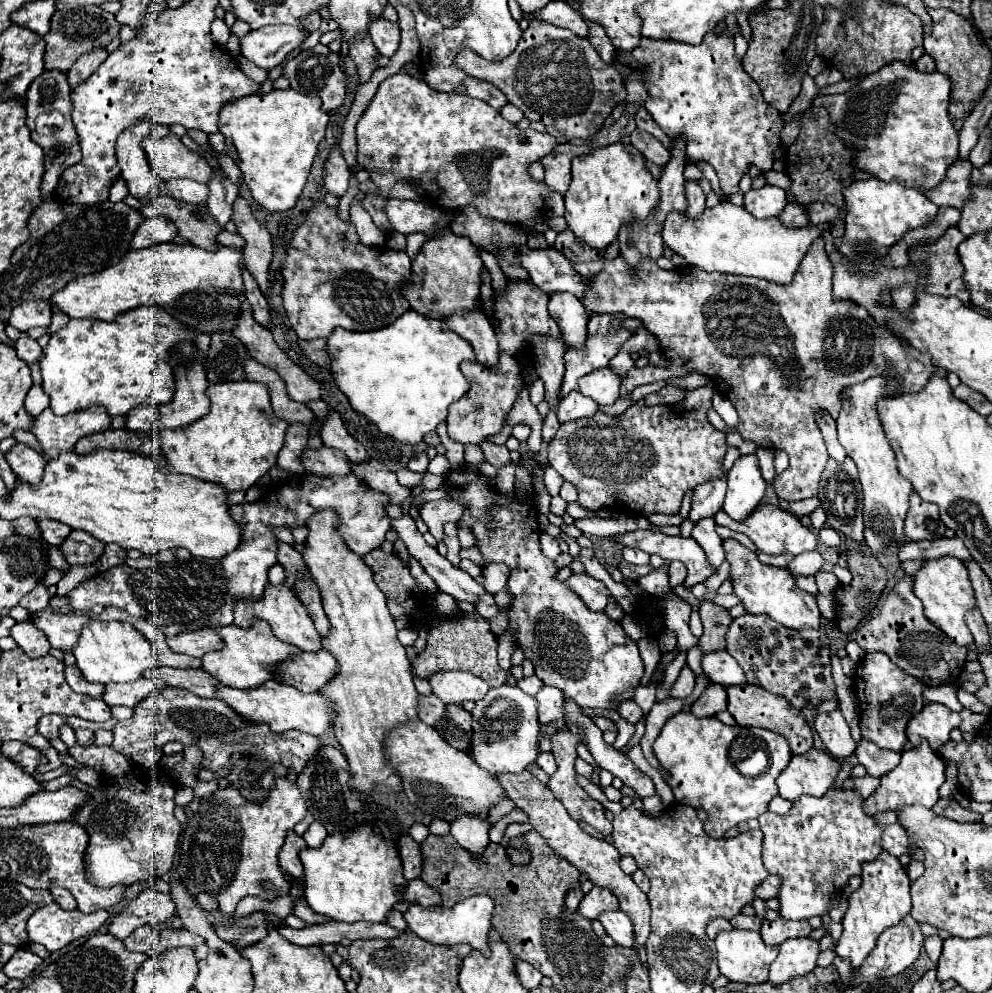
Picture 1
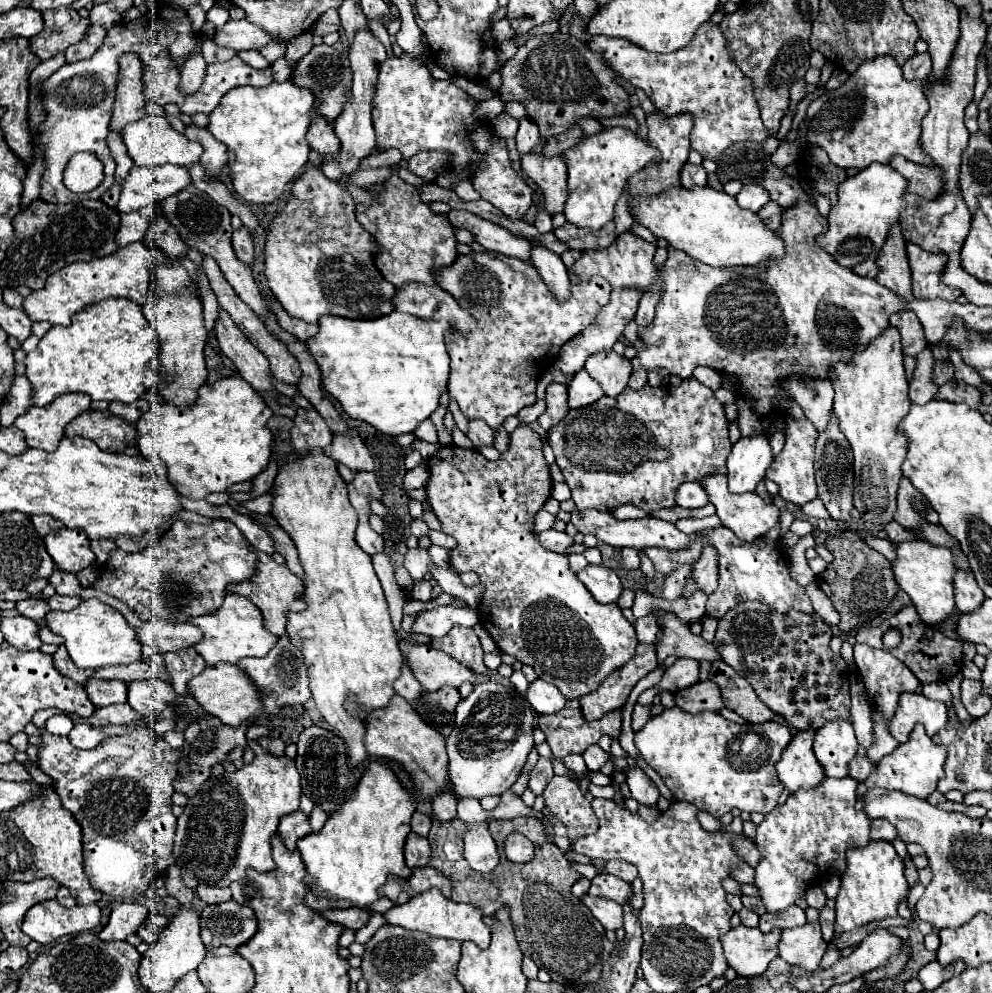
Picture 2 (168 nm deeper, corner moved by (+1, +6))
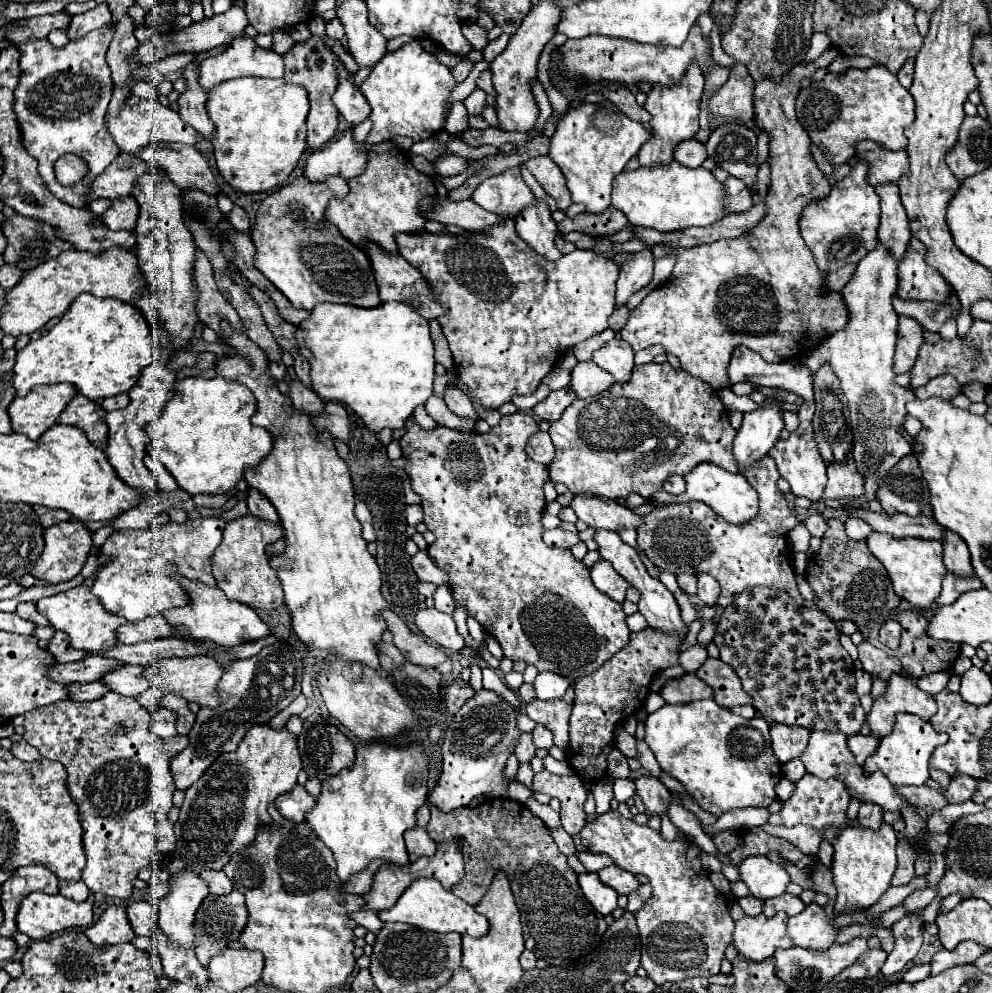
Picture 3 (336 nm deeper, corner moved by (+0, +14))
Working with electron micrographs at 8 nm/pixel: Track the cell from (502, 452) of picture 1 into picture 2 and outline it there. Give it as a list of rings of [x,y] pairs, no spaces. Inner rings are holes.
[[[472,420],[468,424],[468,438],[472,440],[474,448],[484,448],[484,446],[494,446],[494,430],[490,430],[490,426],[486,426],[486,422],[482,420]]]

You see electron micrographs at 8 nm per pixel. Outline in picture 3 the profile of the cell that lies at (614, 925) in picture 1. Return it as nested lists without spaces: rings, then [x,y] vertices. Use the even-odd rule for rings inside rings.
[[[583,872],[579,874],[579,886],[585,894],[585,898],[591,902],[591,906],[601,912],[603,916],[611,914],[617,908],[617,892],[609,886],[605,886],[599,880],[597,872]]]

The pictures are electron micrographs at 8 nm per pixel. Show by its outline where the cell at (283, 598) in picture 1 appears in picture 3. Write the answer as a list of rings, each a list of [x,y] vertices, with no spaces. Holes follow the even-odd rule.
[[[241,516],[233,522],[227,522],[223,530],[223,542],[211,556],[213,576],[227,598],[243,602],[251,608],[275,610],[283,604],[283,590],[279,586],[279,578],[275,578],[275,568],[269,564],[269,556],[265,552],[267,544],[283,538],[281,526],[255,518],[255,516]]]

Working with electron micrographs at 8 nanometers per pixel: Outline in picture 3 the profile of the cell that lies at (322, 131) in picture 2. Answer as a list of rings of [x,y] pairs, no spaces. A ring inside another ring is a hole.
[[[311,36],[303,42],[295,42],[293,48],[283,56],[285,62],[285,76],[283,80],[289,84],[299,84],[307,90],[309,94],[309,116],[307,116],[307,144],[311,148],[321,148],[323,144],[327,144],[329,140],[333,140],[335,132],[337,132],[337,116],[339,112],[335,110],[335,104],[331,102],[331,96],[335,94],[337,86],[339,86],[339,78],[337,78],[337,62],[339,56],[325,44],[323,36]]]

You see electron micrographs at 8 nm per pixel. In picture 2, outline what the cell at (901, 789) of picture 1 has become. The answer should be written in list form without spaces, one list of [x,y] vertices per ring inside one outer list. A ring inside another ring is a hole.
[[[916,726],[910,734],[910,740],[906,744],[900,744],[892,754],[884,756],[878,764],[876,770],[870,774],[870,778],[866,778],[866,782],[862,782],[858,786],[858,802],[856,808],[862,810],[864,808],[864,794],[872,788],[884,788],[884,790],[900,790],[904,794],[916,796],[916,798],[928,798],[934,790],[938,780],[942,778],[944,770],[944,760],[946,760],[946,748],[934,744],[926,732],[924,726]]]

